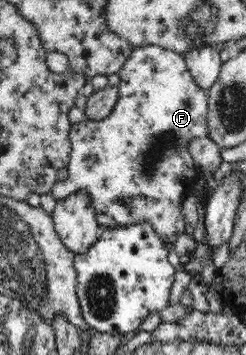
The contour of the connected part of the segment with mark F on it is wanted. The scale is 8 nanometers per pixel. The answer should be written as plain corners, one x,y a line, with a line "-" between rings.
158,45
135,48
118,75
119,97
111,113
101,121
85,119
72,125
68,177
53,184
50,192
57,200
64,200
73,193
85,192
101,229
145,222
171,249
184,232
182,201
190,194
196,176
201,173
190,154
189,142
210,137
208,92
195,83
184,56

